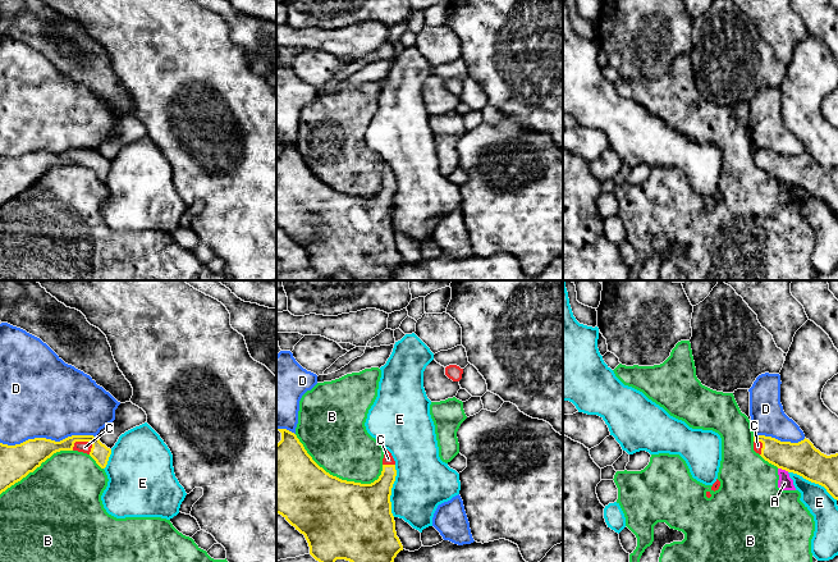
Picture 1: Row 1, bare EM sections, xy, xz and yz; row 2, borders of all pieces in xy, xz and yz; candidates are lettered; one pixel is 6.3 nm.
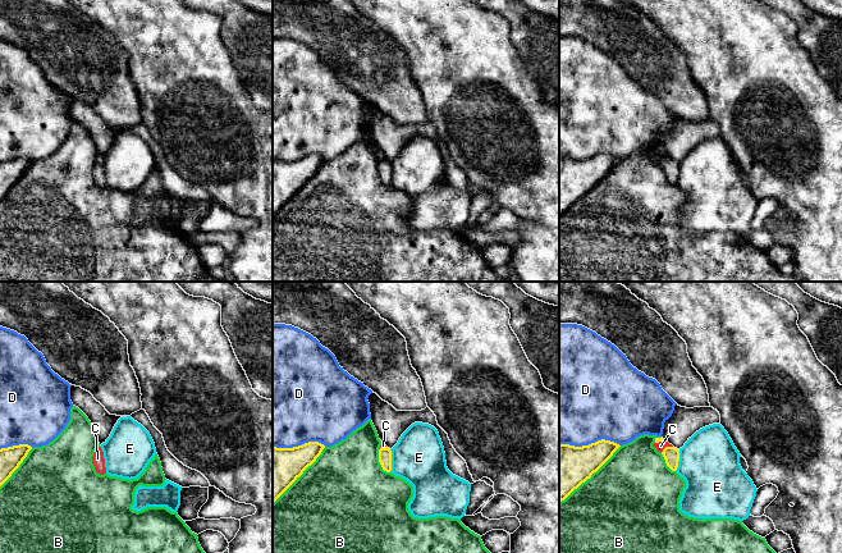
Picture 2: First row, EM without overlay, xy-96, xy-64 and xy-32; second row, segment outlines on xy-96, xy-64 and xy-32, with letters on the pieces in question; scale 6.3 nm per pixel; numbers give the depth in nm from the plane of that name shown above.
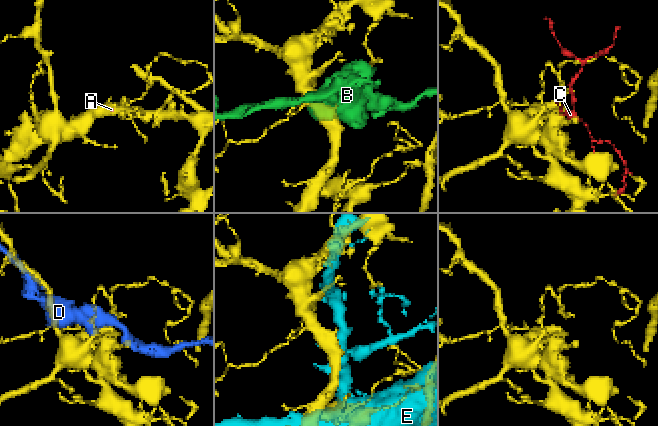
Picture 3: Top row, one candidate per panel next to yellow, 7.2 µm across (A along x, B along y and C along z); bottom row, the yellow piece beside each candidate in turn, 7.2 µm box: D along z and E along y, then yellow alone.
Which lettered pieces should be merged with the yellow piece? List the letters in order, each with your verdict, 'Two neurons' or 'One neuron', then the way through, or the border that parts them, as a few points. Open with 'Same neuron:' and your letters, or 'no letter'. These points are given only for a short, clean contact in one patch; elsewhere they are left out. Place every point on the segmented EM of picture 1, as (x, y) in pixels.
Same neuron: C
A: Two neurons. Boundary: yz (778, 467), (788, 471)
B: Two neurons
C: One neuron. Path across: xy (41, 448), (79, 441), (85, 447)
D: Two neurons
E: Two neurons

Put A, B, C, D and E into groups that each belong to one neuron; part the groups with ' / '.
A B / C / D / E

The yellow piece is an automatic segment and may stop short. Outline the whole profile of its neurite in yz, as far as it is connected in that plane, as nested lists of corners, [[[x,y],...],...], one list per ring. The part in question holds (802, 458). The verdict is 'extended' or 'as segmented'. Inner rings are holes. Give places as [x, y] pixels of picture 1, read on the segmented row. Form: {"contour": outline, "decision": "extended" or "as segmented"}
{"contour": [[[765,435],[754,437],[754,451],[778,469],[824,486],[838,501],[838,453],[826,456],[806,438],[791,443]]], "decision": "extended"}

